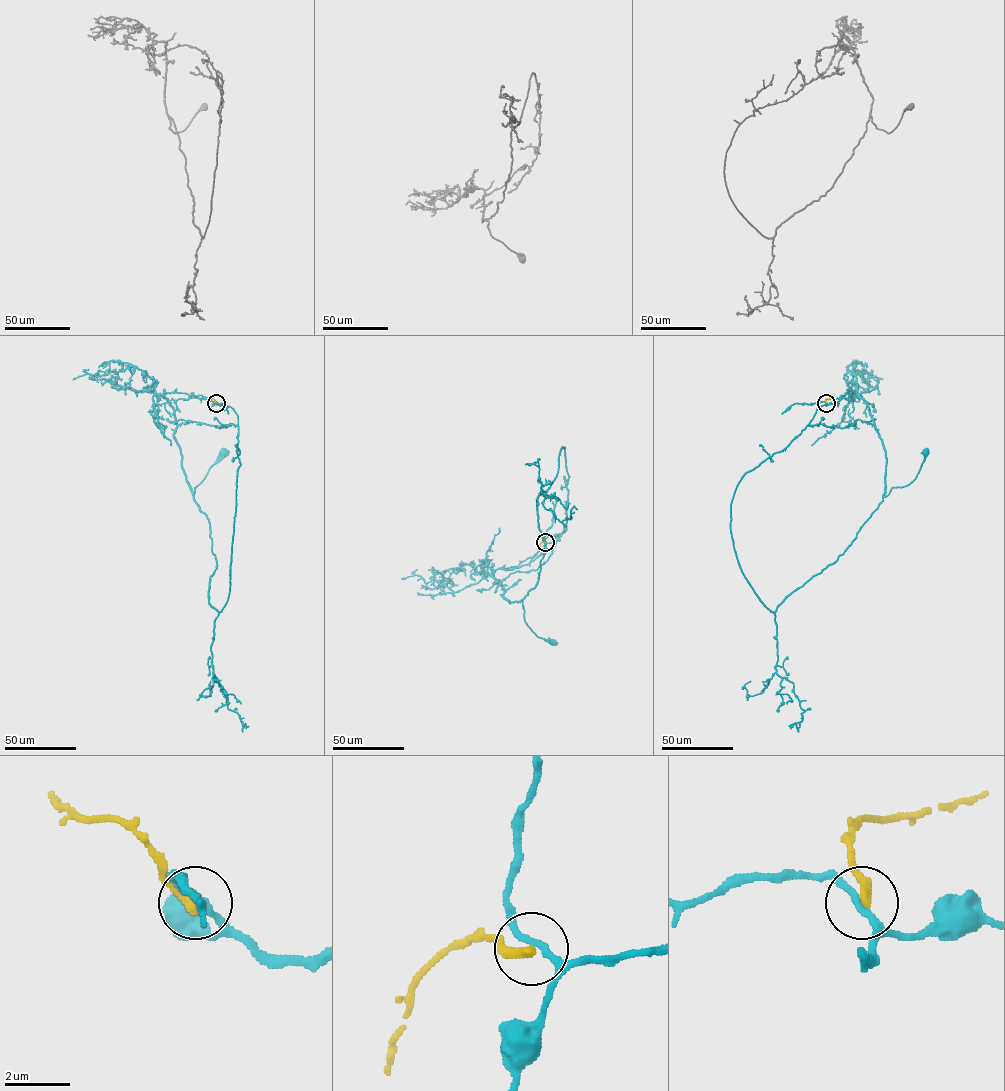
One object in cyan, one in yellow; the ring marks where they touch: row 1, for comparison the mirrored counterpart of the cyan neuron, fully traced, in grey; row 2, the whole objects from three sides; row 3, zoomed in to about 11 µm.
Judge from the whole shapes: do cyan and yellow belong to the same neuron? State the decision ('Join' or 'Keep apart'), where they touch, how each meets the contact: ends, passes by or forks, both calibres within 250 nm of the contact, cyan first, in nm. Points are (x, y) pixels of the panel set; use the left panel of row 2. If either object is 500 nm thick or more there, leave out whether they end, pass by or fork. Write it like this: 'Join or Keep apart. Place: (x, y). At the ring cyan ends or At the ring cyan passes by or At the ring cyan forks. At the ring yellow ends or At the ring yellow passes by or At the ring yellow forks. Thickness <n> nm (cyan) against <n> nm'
Keep apart. Place: (216, 403). At the ring cyan passes by. At the ring yellow ends. Thickness 200 nm (cyan) against 360 nm

